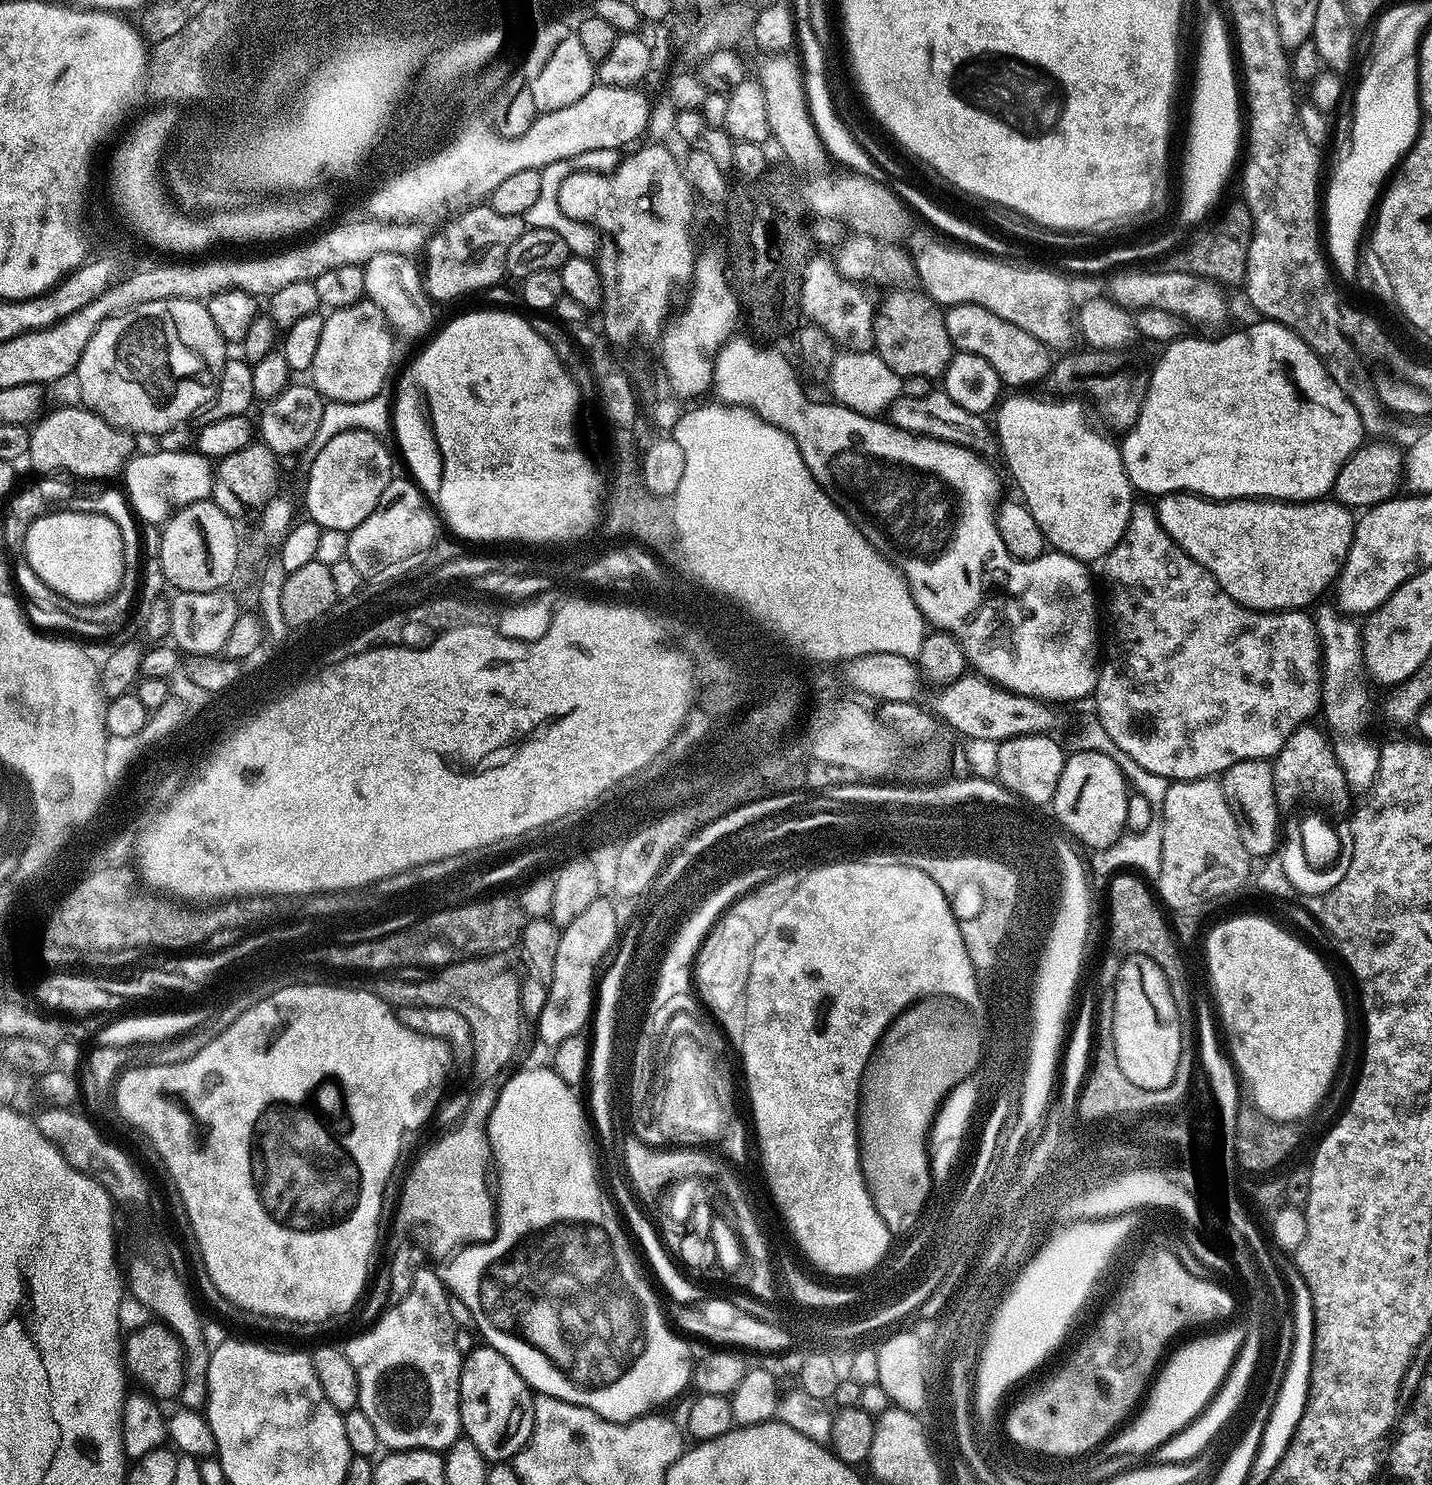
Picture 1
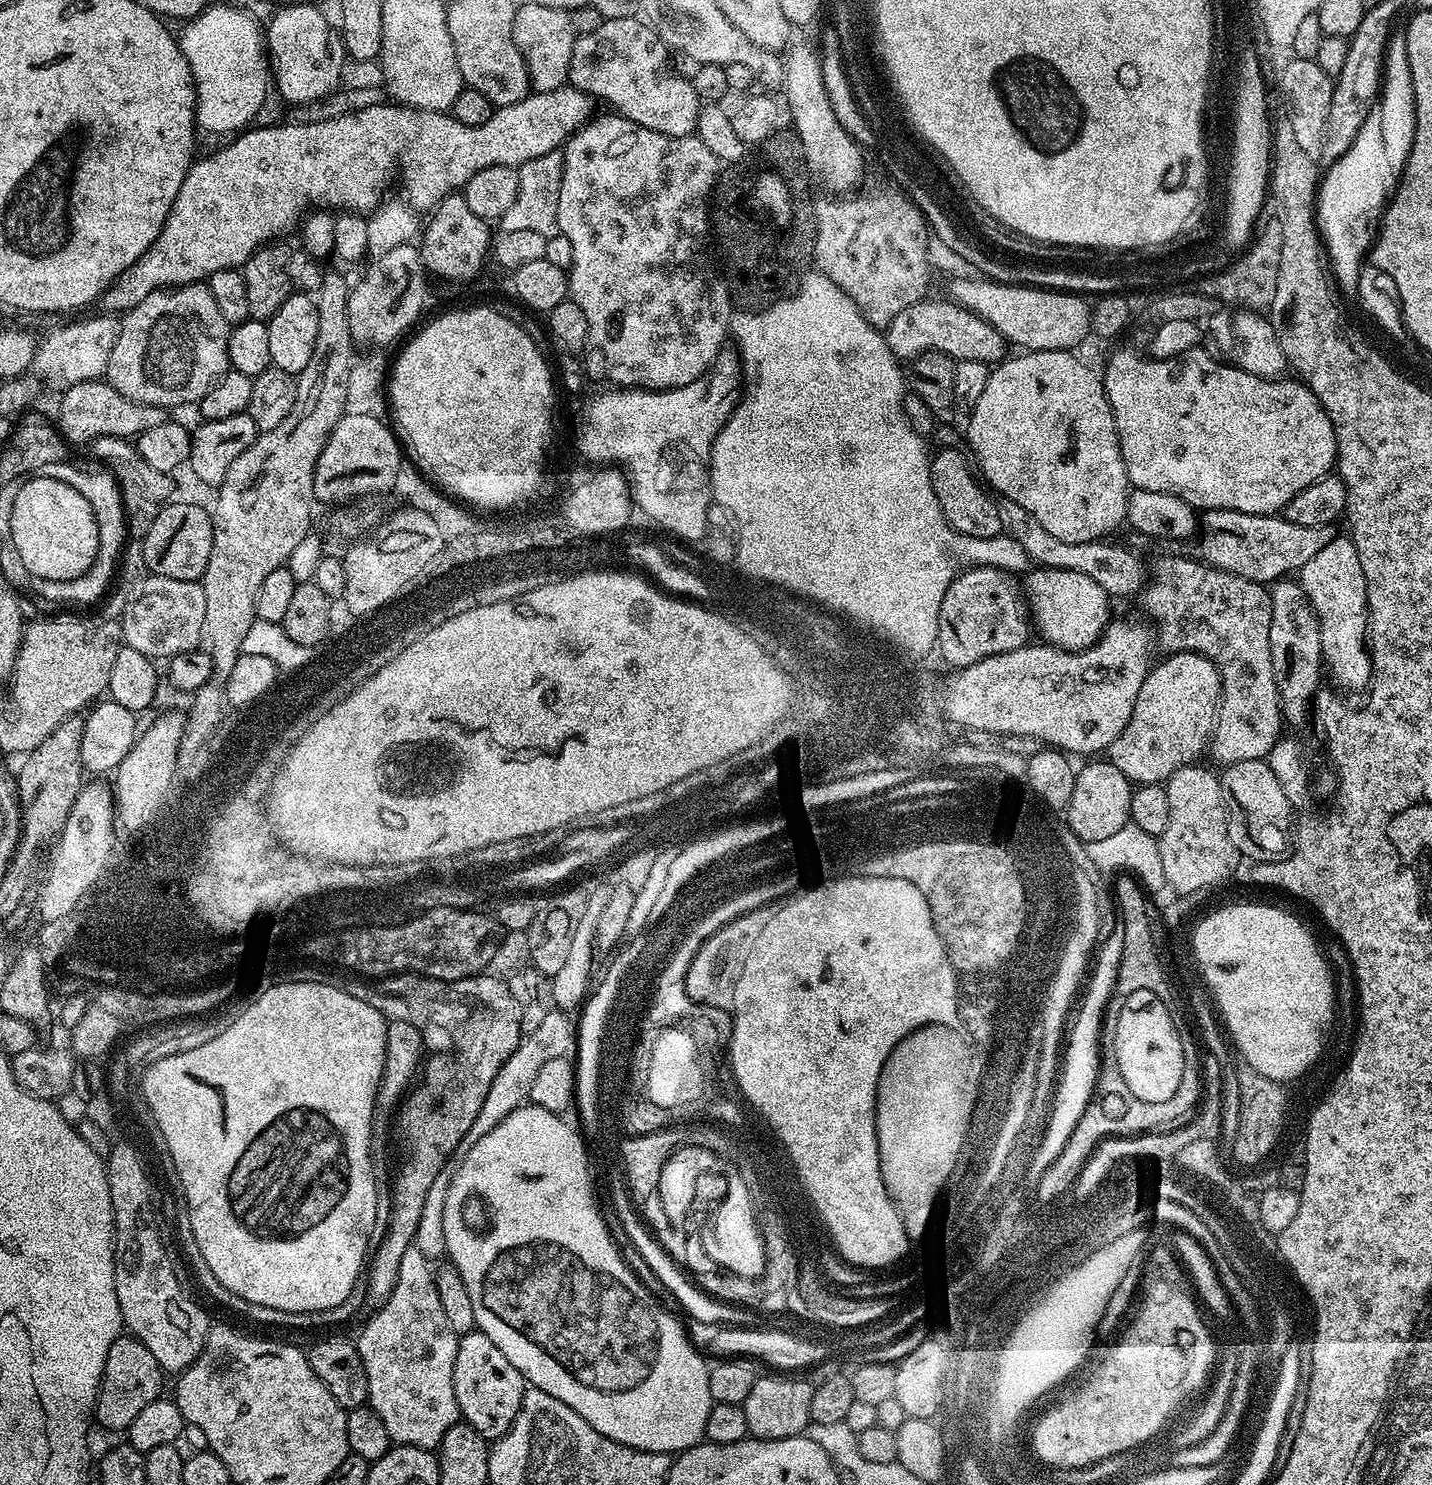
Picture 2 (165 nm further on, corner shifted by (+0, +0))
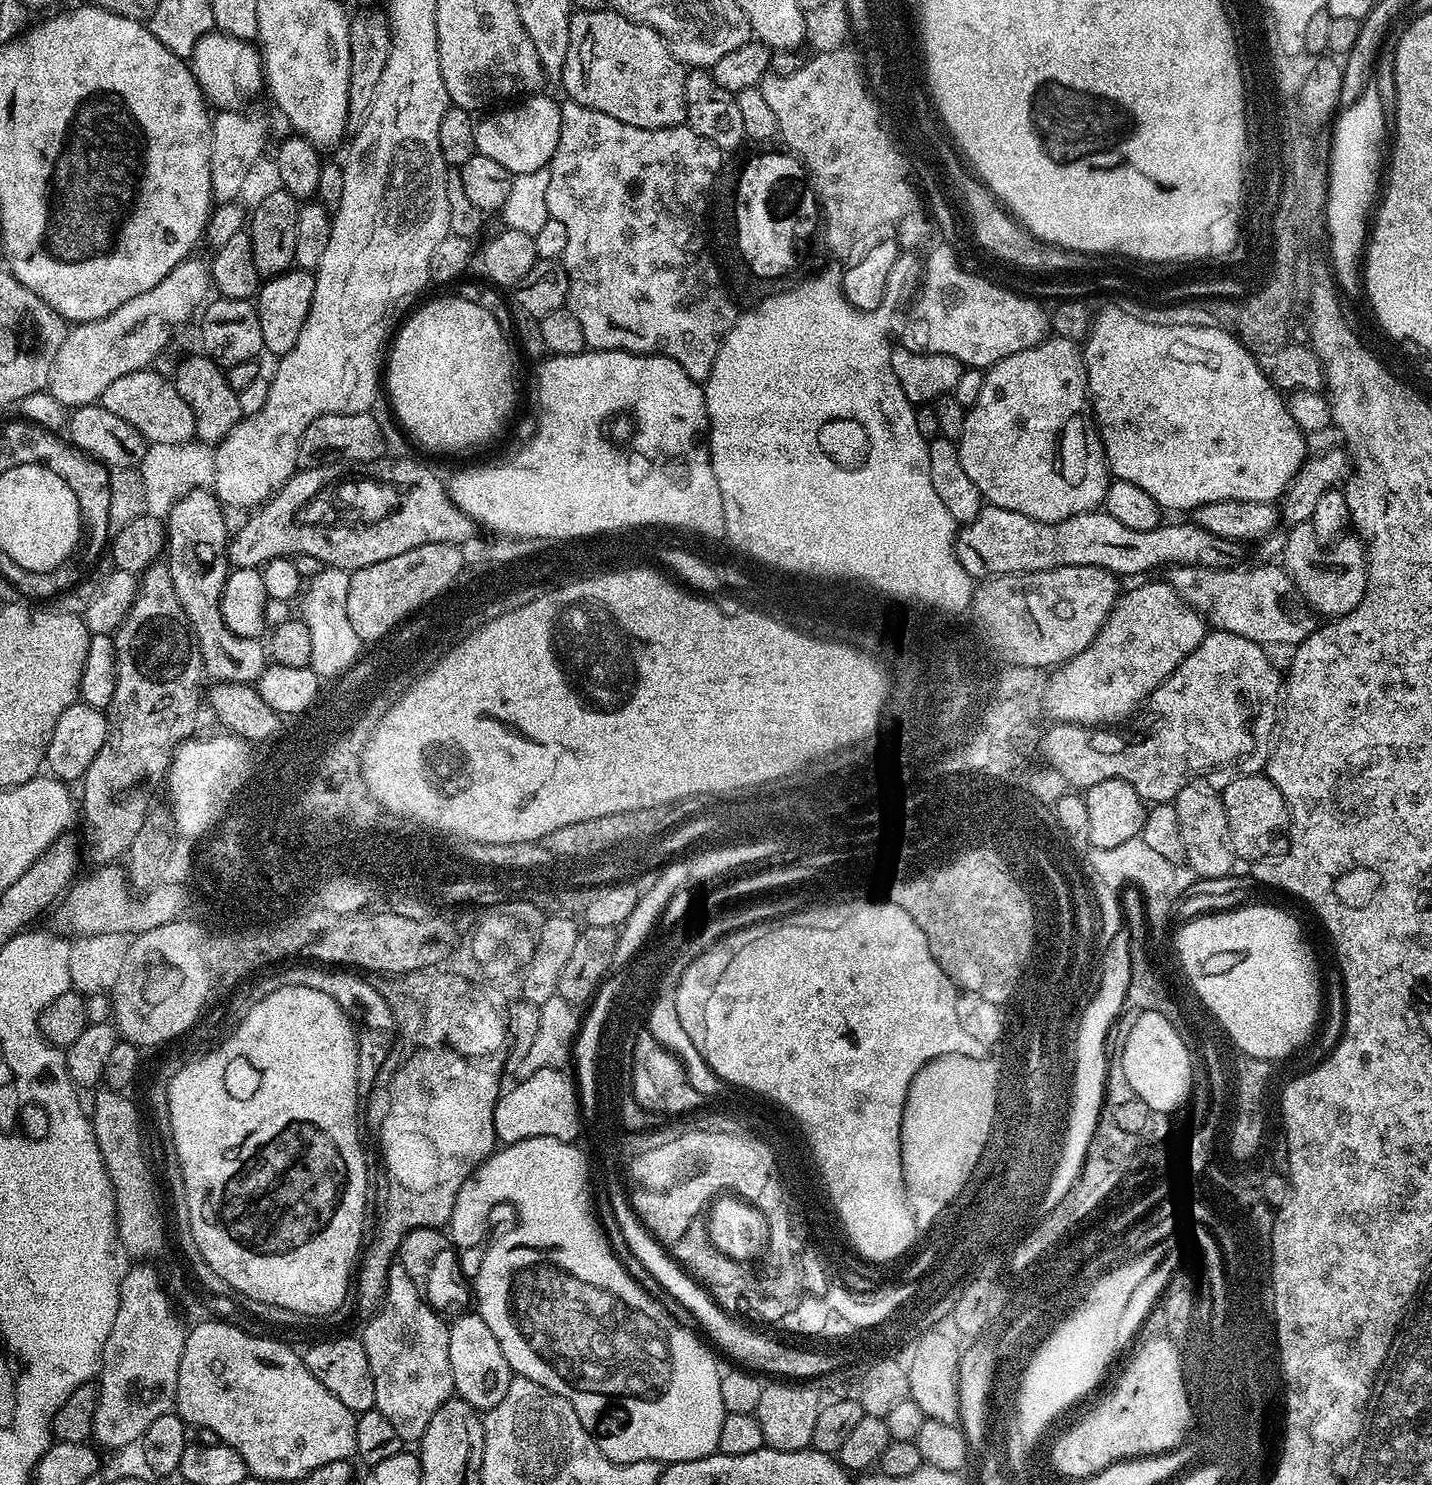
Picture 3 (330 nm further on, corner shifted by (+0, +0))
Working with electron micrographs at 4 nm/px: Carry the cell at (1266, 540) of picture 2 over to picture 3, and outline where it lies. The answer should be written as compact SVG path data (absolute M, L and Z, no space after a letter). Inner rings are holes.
M984 506L956 534L956 557L973 578L1041 572L1062 566L1098 566L1120 578L1182 564L1230 568L1237 563L1236 548L1237 541L1218 538L1191 522L1164 522L1154 530L1130 530L1130 526L1122 526L1118 518L1103 510L1083 512L1062 522L1038 522L1014 510Z

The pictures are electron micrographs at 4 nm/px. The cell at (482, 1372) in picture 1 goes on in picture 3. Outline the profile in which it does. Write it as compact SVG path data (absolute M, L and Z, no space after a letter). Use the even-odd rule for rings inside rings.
M479 1314L468 1315L457 1315L448 1324L450 1374L454 1374L455 1395L483 1414L498 1406L502 1398L506 1398L506 1390L510 1390L514 1373L506 1362L506 1354L502 1354L502 1346L498 1346L498 1338L494 1338L490 1331L490 1326L486 1326Z

